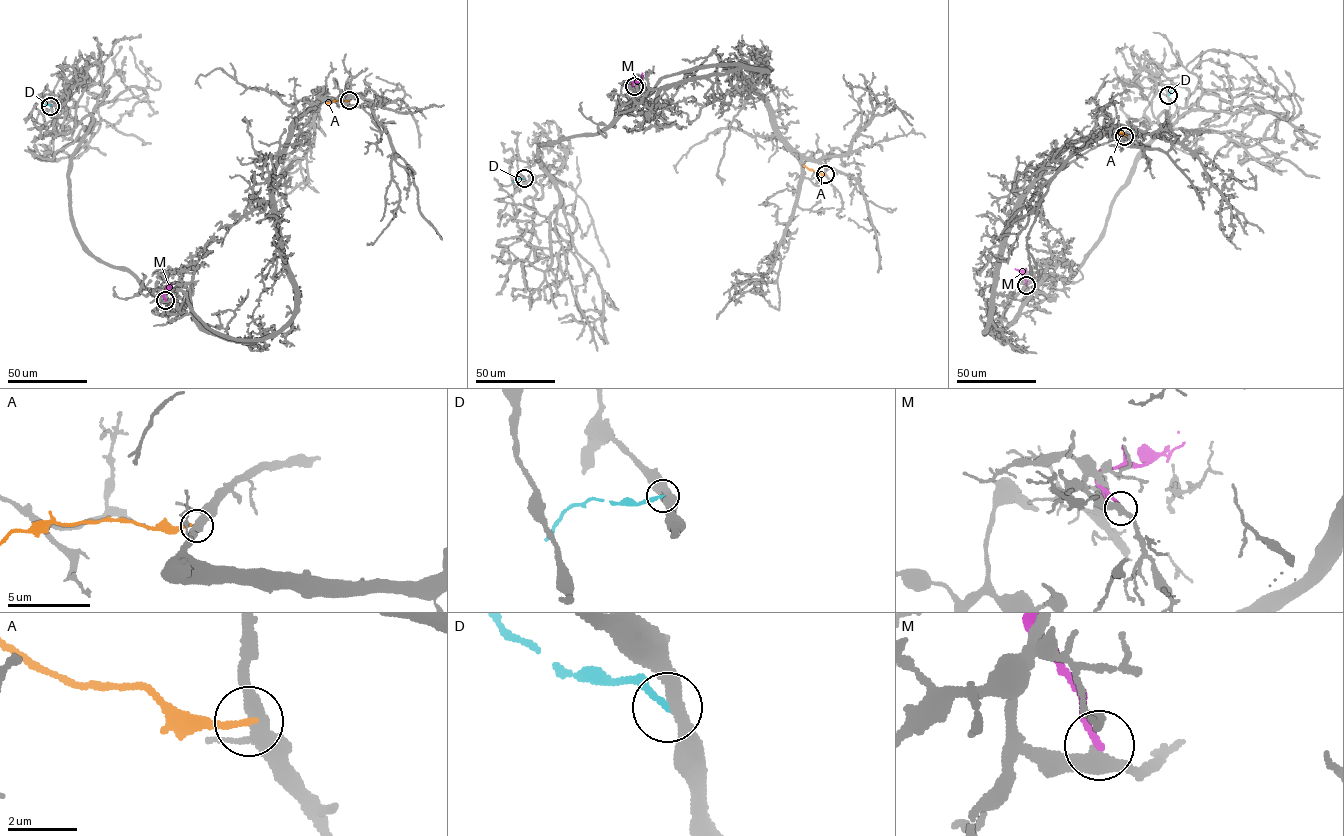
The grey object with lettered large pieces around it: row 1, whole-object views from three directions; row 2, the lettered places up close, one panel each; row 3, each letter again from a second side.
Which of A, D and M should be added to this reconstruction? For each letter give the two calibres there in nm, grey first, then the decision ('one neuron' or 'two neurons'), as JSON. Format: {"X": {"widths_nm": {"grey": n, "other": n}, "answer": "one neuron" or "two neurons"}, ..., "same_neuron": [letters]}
{"A": {"widths_nm": {"grey": 360, "other": 190}, "answer": "two neurons"}, "D": {"widths_nm": {"grey": 340, "other": 190}, "answer": "two neurons"}, "M": {"widths_nm": {"grey": 400, "other": 200}, "answer": "two neurons"}, "same_neuron": []}

